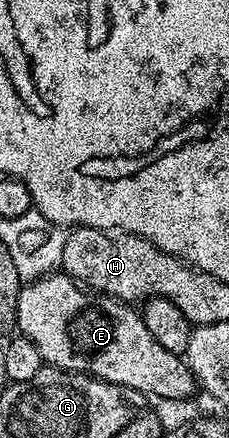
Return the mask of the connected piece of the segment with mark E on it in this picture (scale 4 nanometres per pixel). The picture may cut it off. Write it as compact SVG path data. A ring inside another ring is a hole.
M49 274L21 287L16 299L16 328L19 335L34 342L45 365L61 368L63 372L84 372L99 380L117 384L119 388L129 389L133 393L145 392L160 400L184 400L192 391L197 391L196 378L187 363L177 353L154 342L150 330L146 330L140 321L139 311L131 303L89 290L67 274Z

